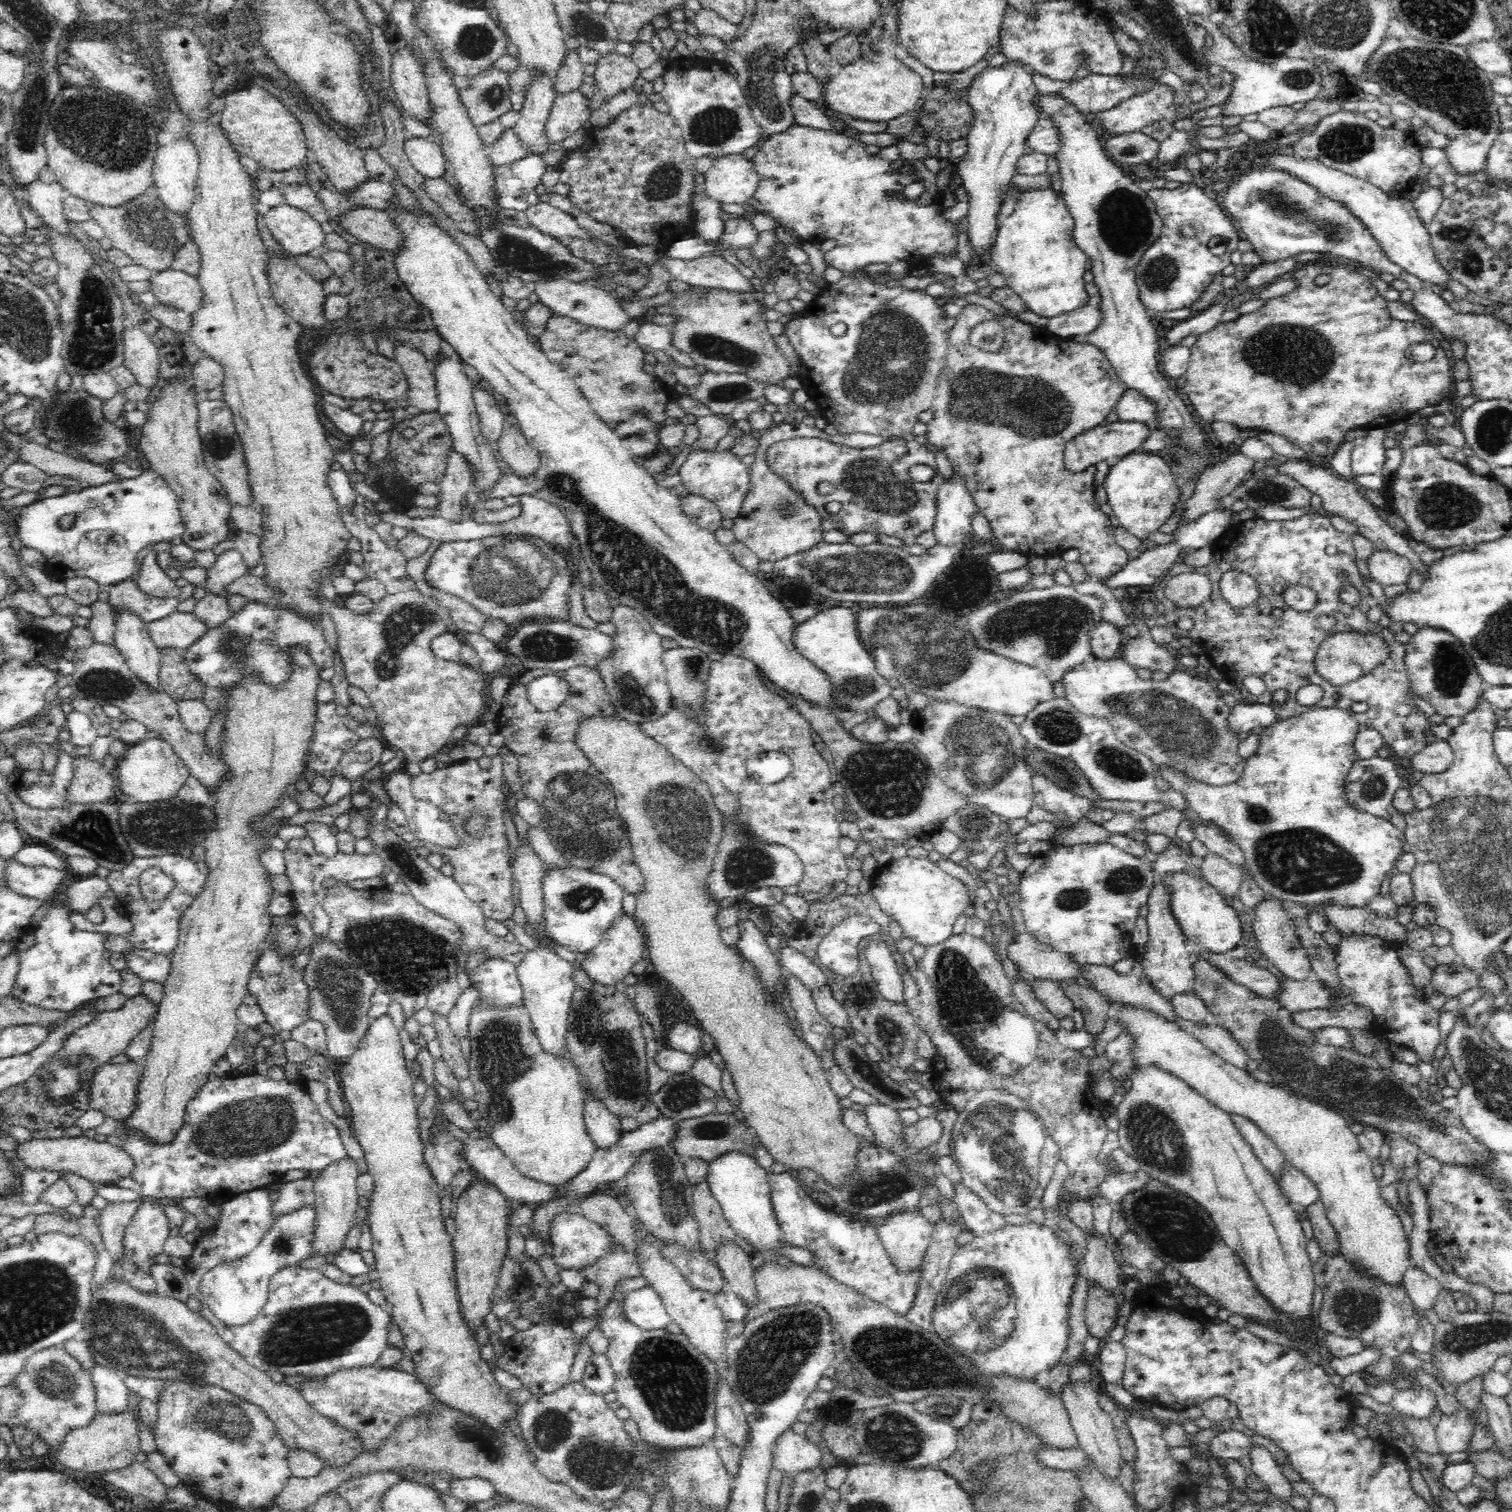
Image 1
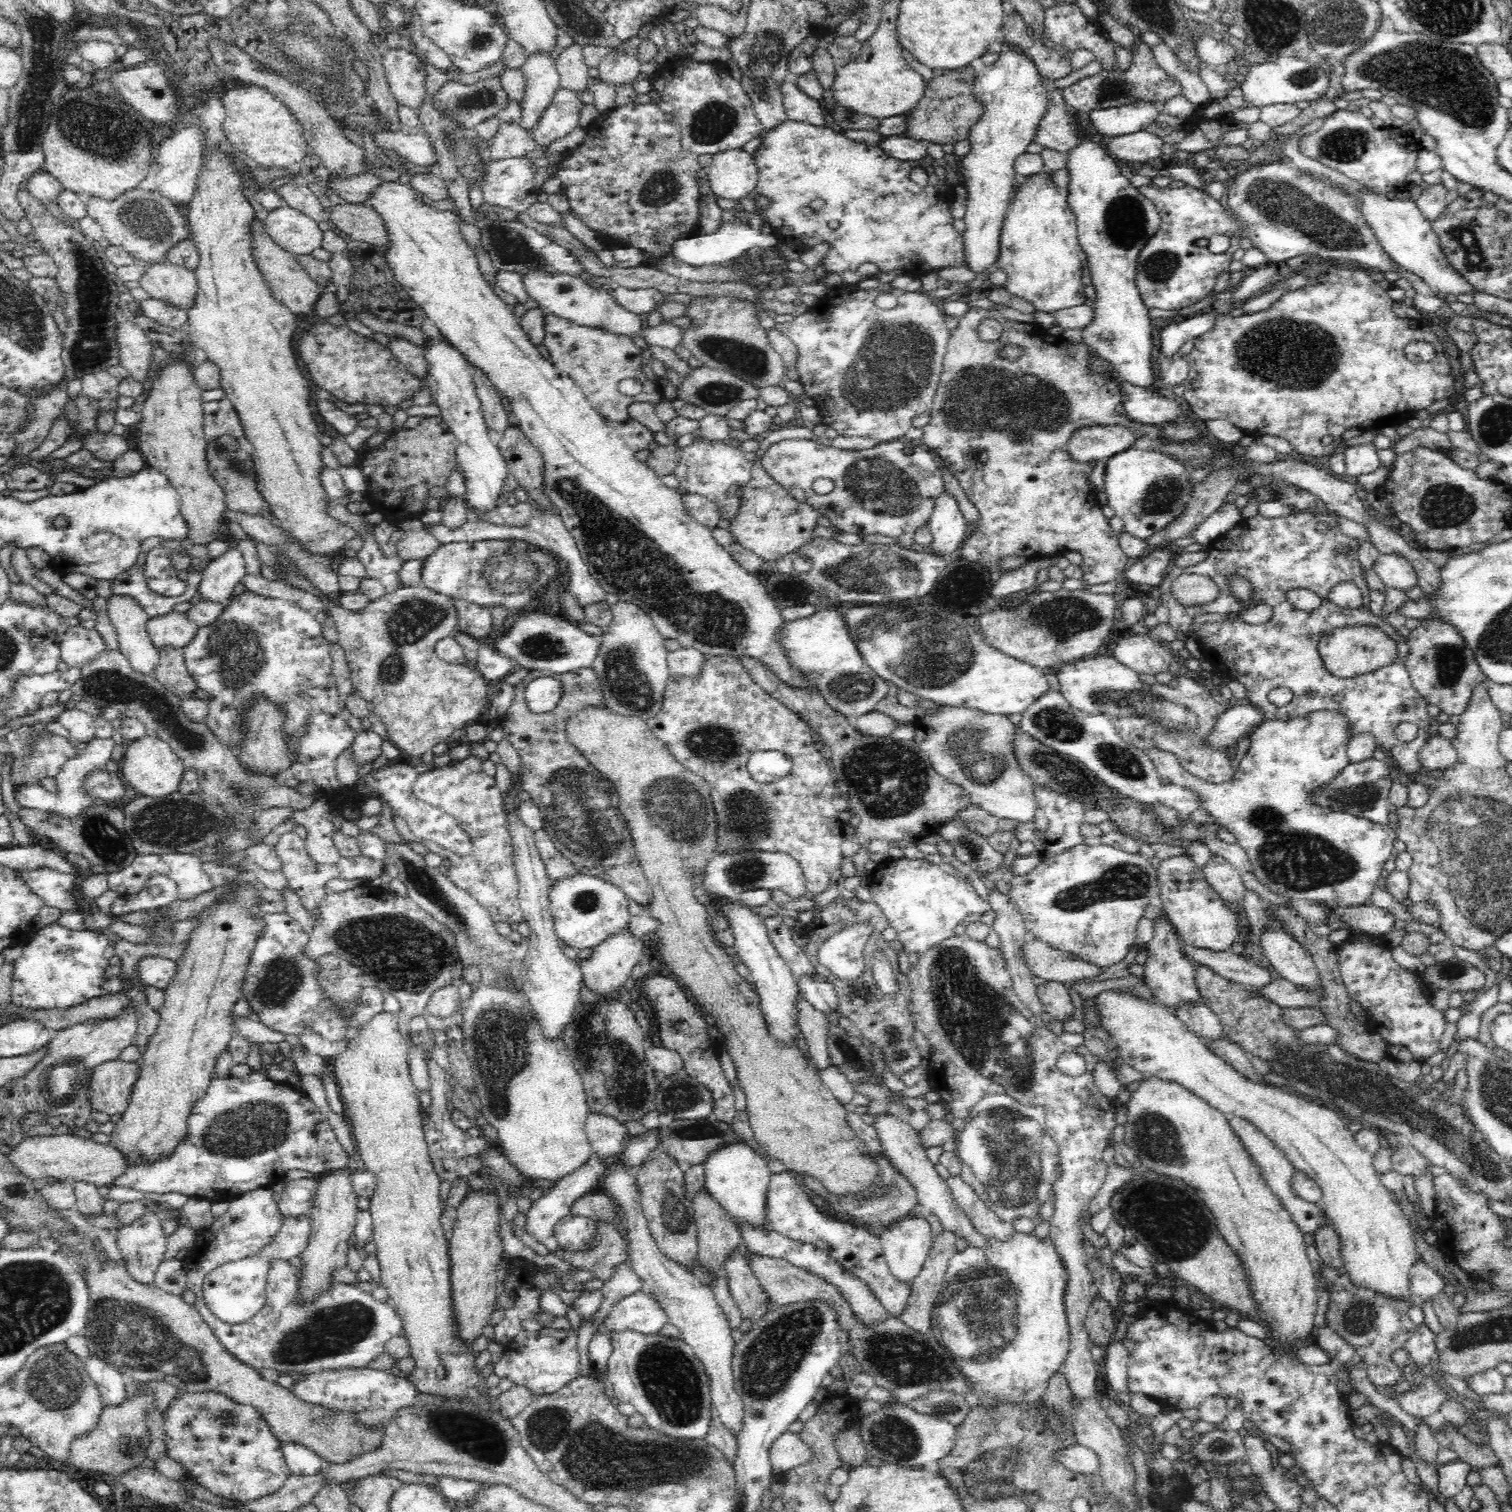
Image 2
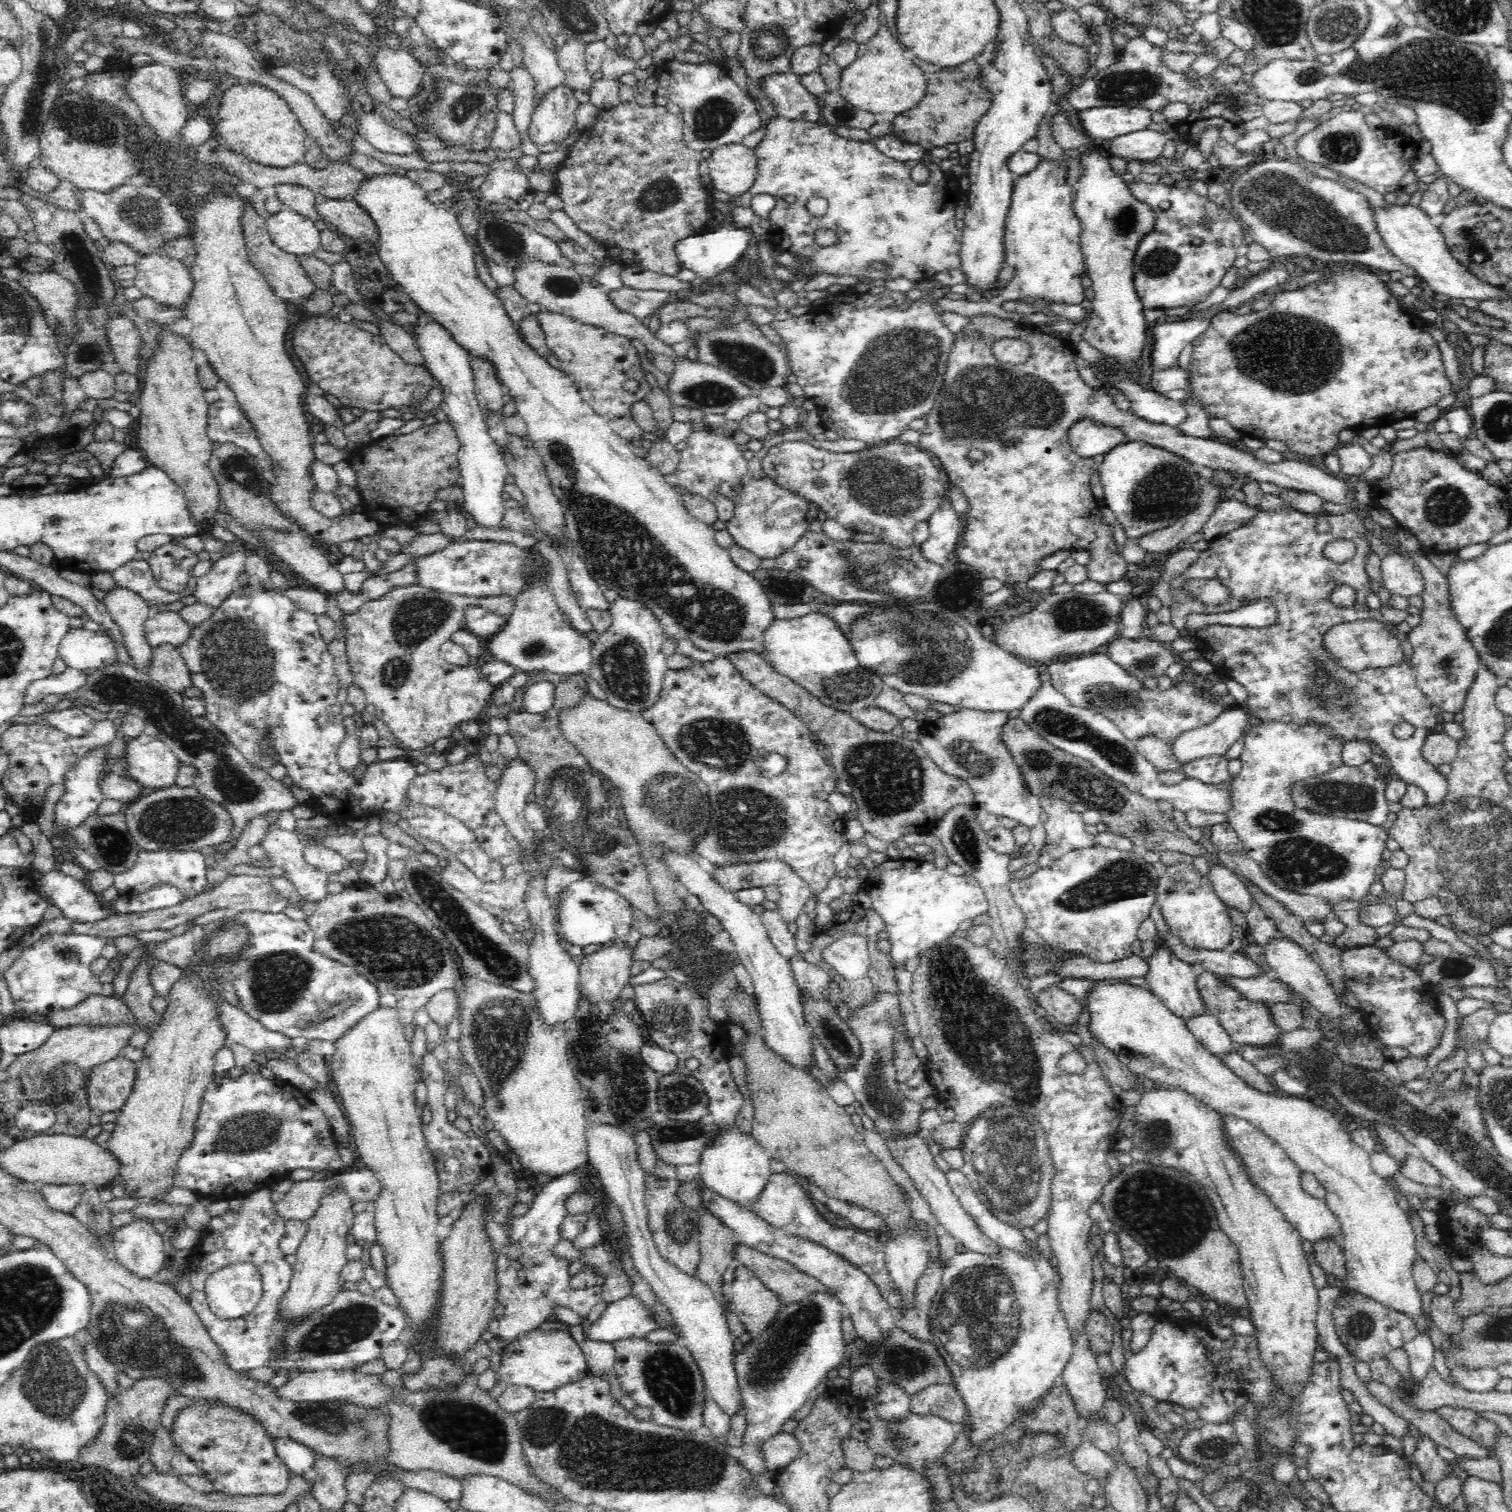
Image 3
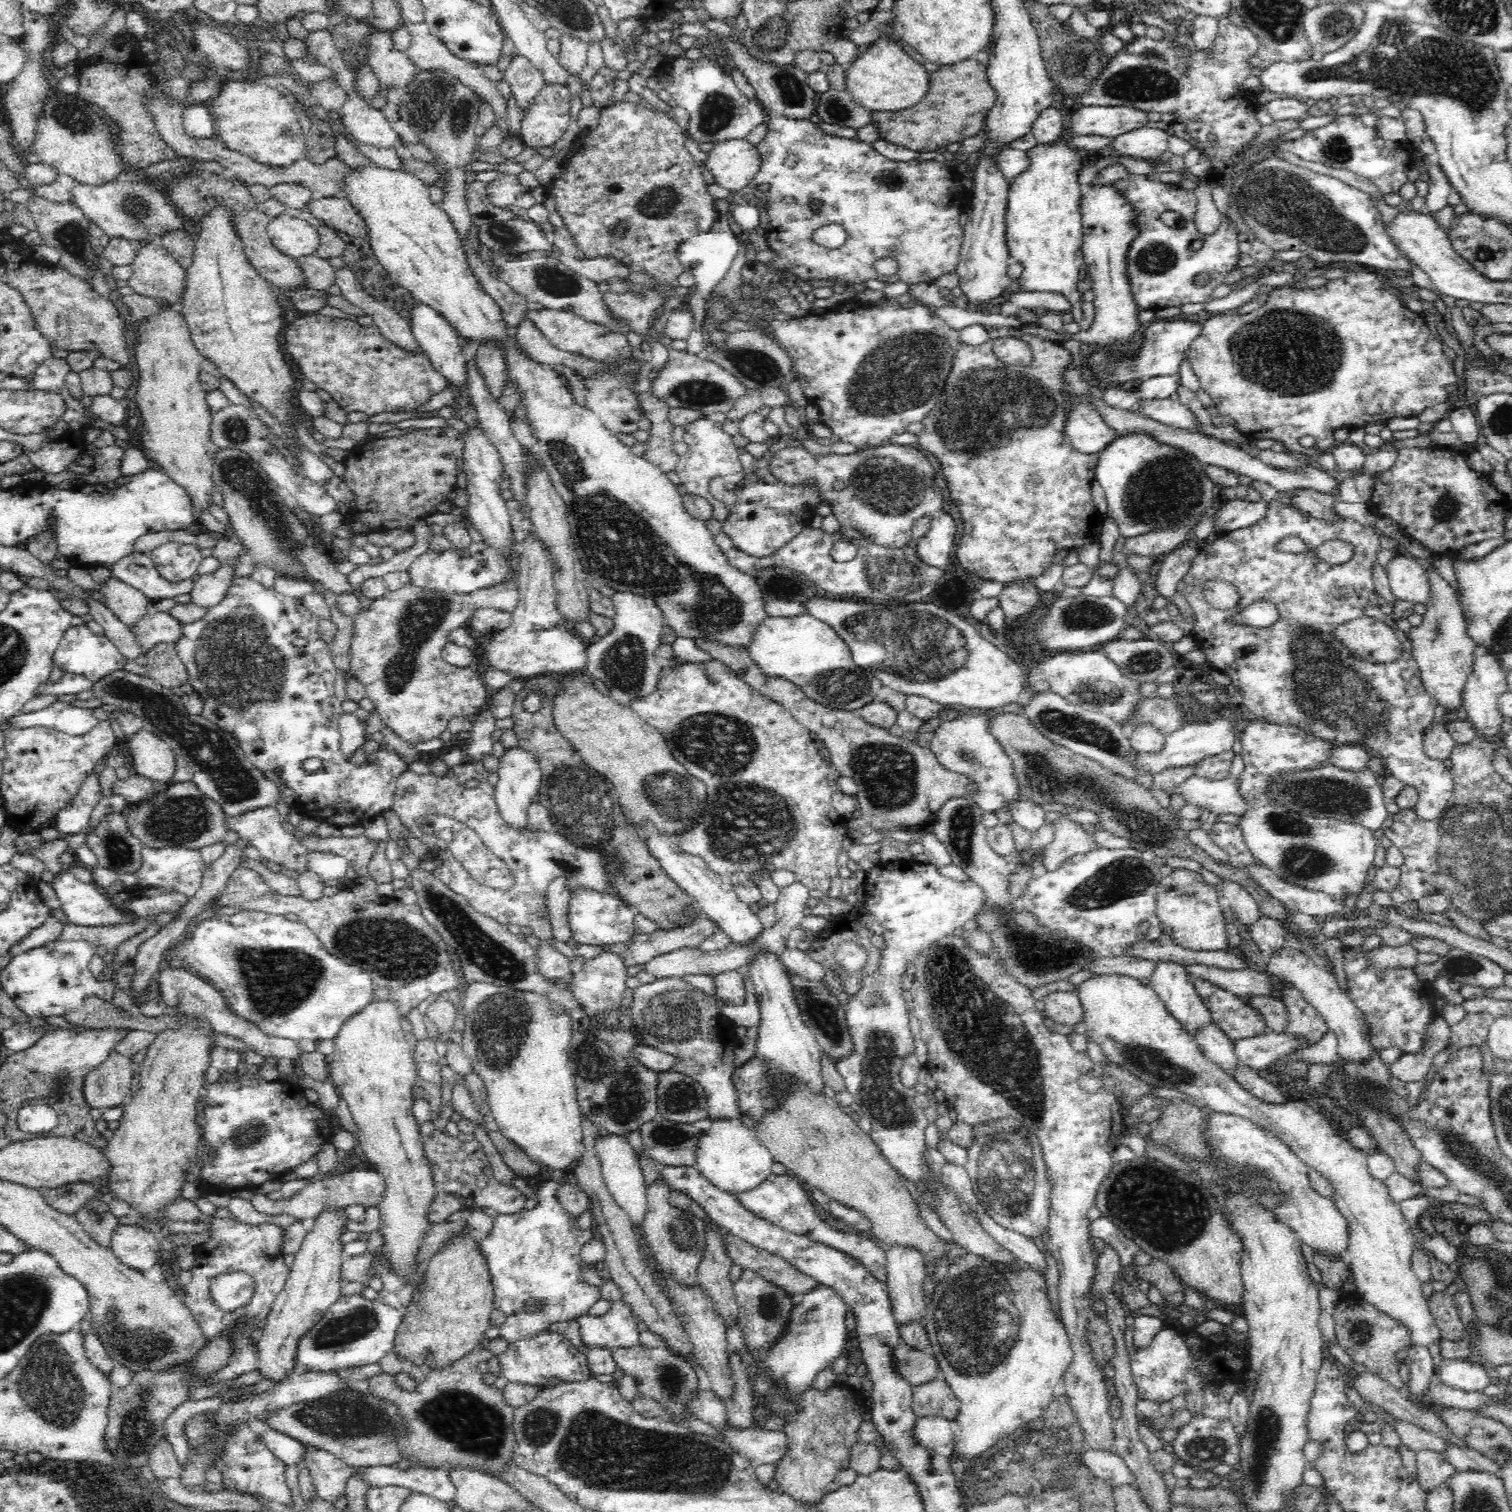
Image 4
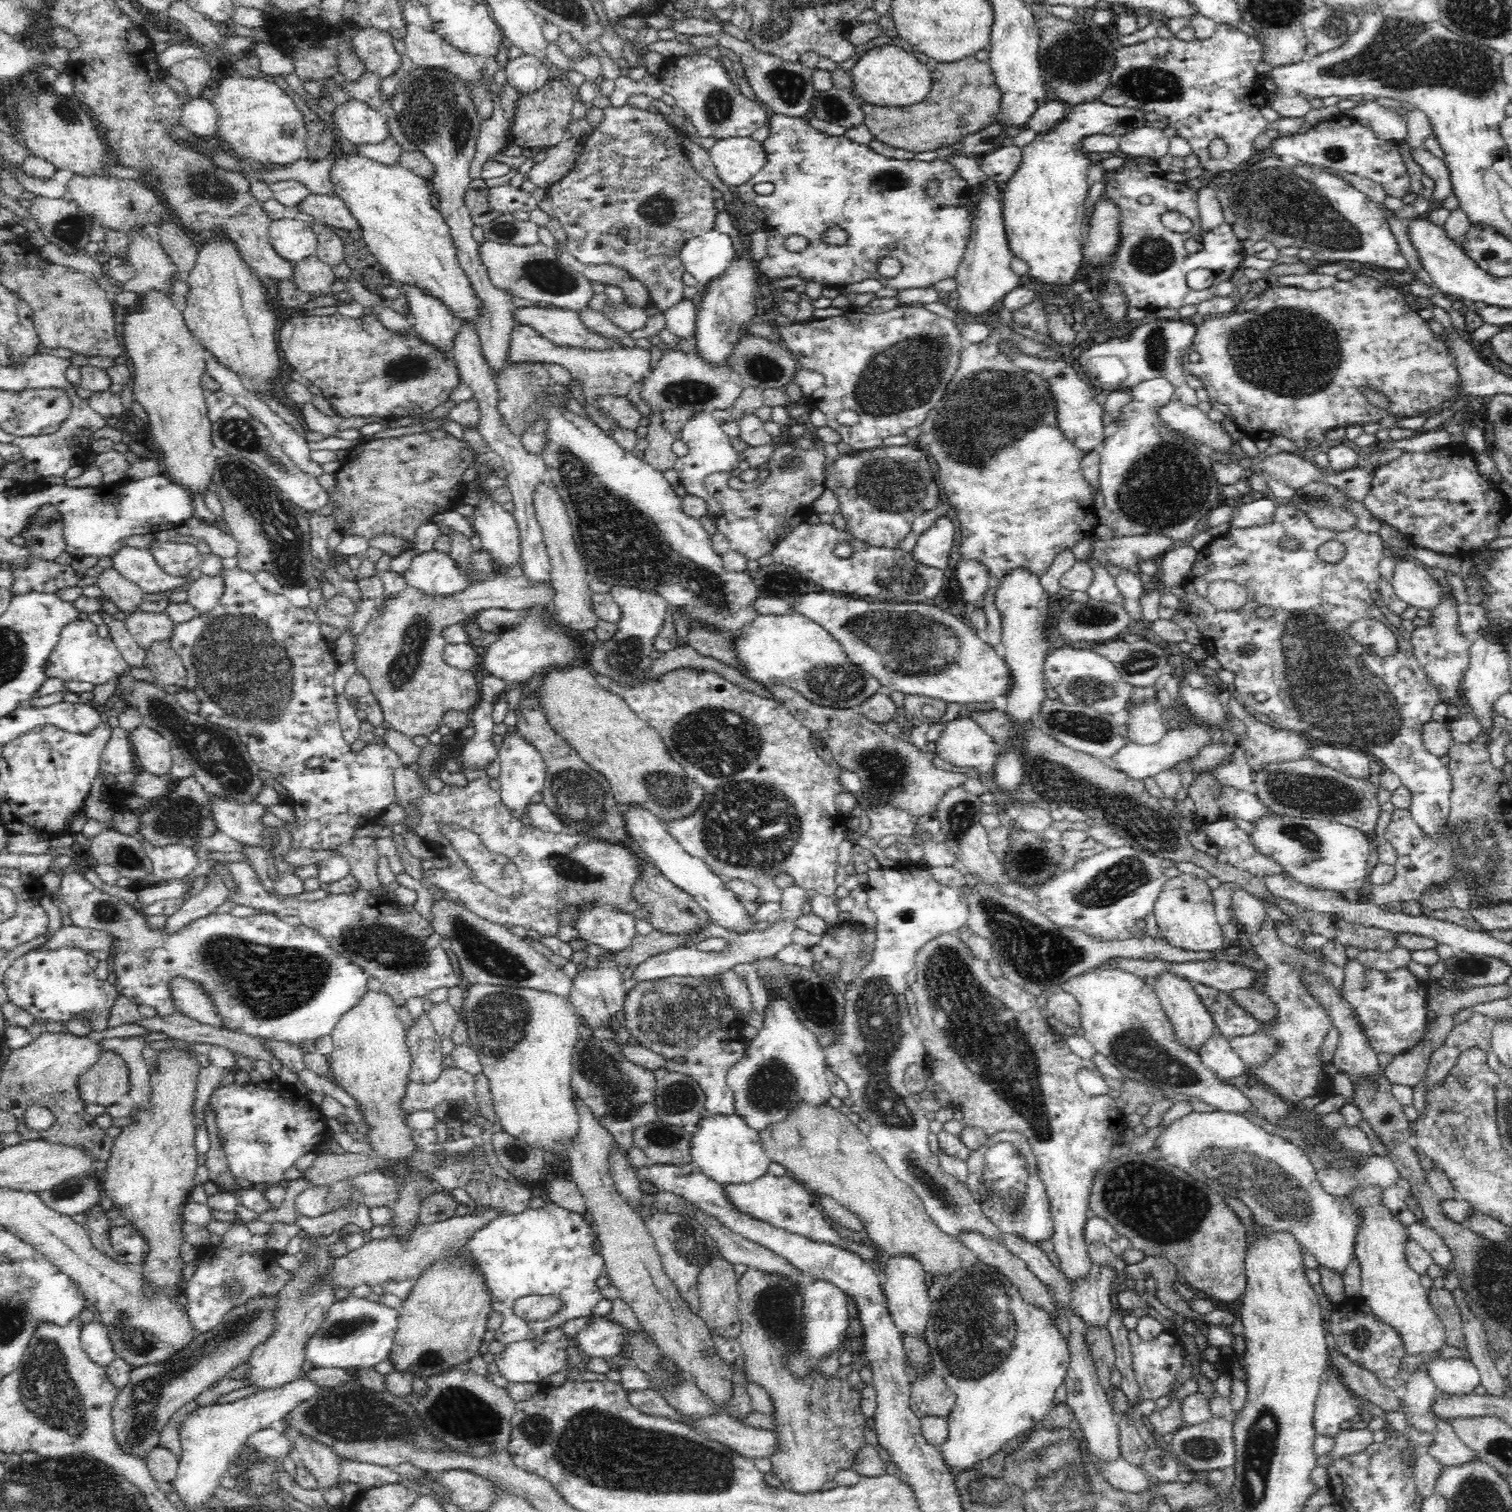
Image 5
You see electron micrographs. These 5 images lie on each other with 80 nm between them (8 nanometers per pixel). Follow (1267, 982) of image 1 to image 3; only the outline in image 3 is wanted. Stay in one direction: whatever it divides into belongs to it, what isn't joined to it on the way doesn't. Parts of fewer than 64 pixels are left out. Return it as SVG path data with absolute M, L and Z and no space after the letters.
M1157 904L1152 906L1149 918L1155 922L1156 930L1158 930L1157 944L1164 942L1177 958L1190 965L1201 965L1204 969L1215 972L1219 976L1233 976L1240 980L1254 980L1266 974L1260 966L1238 951L1233 953L1229 949L1206 951L1189 948L1180 941L1178 936L1170 933L1170 928L1166 925L1166 920Z

